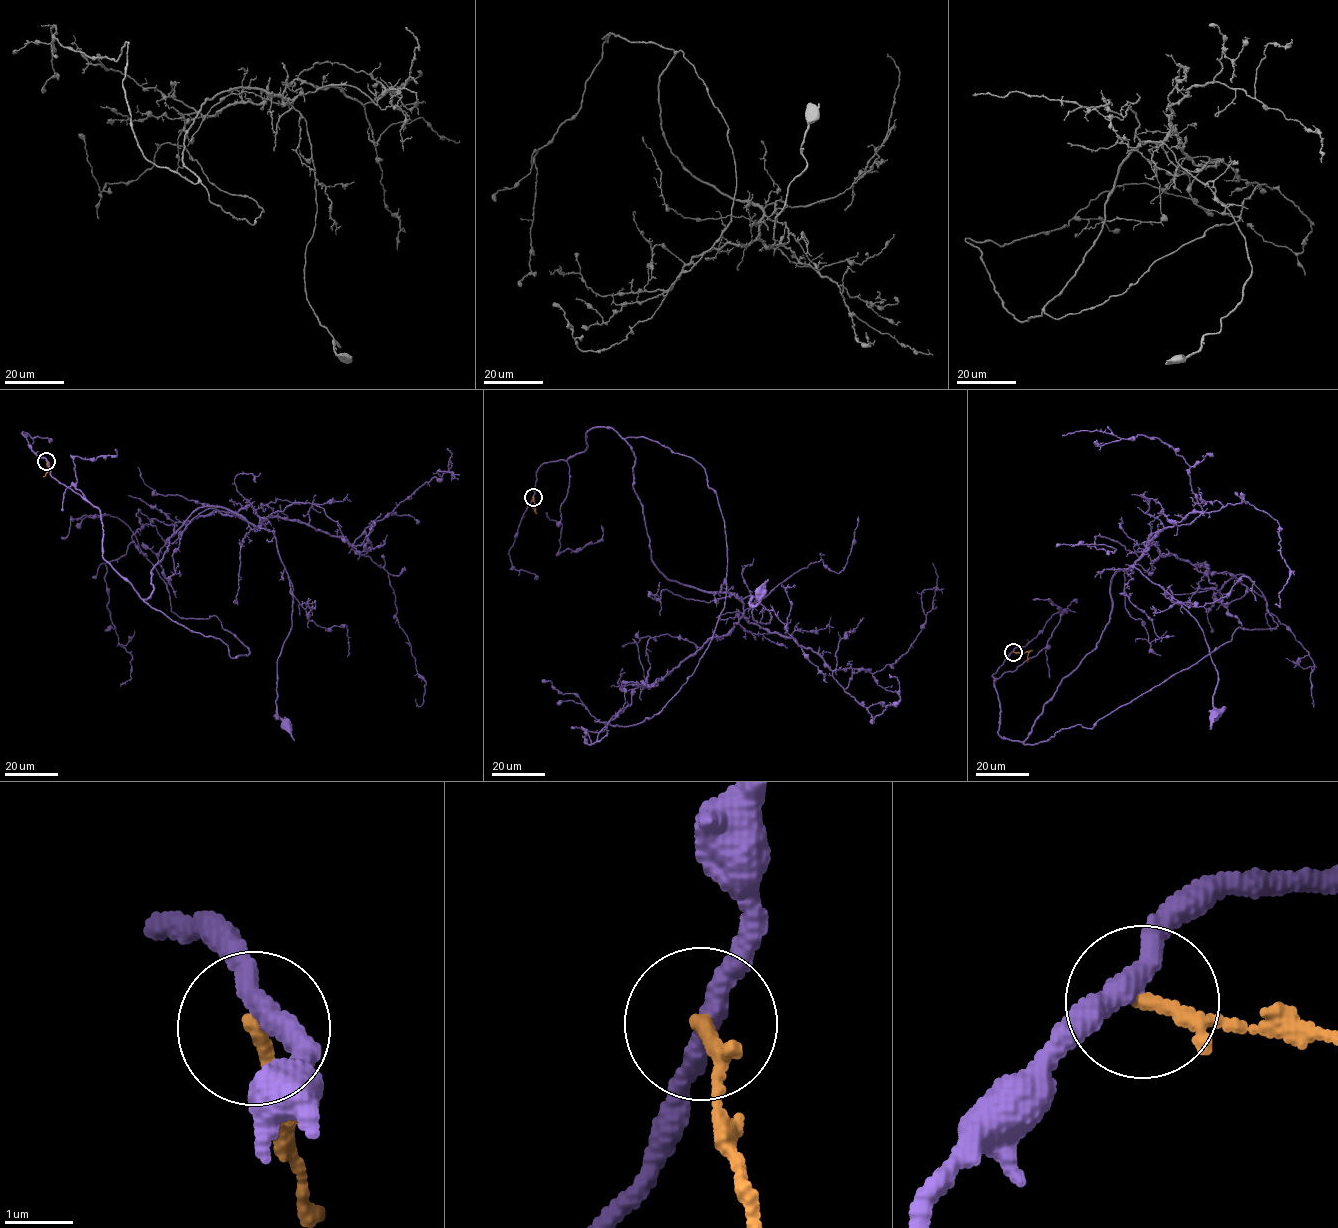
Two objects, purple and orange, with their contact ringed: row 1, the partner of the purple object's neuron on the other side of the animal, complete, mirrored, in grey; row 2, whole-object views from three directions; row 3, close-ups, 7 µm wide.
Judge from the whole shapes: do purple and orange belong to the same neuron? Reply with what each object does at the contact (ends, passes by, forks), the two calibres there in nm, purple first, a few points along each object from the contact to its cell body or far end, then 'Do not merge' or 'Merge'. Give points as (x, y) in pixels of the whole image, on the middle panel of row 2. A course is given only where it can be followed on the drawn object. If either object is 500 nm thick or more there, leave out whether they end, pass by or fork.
At the ring purple passes by. At the ring orange passes by. Thickness 320 nm (purple) against 160 nm. Course of purple: (532, 497), (543, 464), (609, 428), (635, 456), (663, 576), (753, 596), (770, 622), (752, 617), (759, 593). Course of orange: (532, 497), (535, 509), (529, 505). Do not merge

